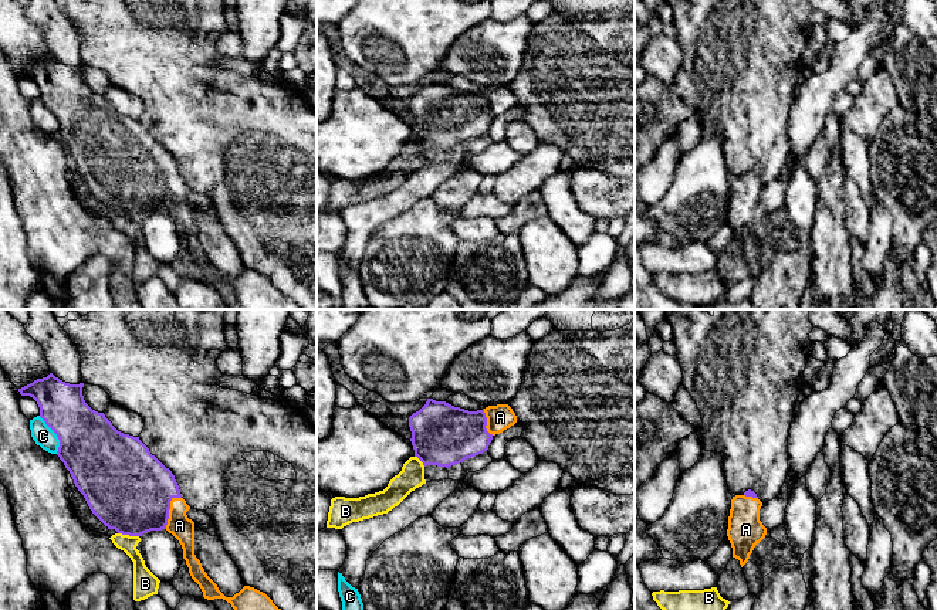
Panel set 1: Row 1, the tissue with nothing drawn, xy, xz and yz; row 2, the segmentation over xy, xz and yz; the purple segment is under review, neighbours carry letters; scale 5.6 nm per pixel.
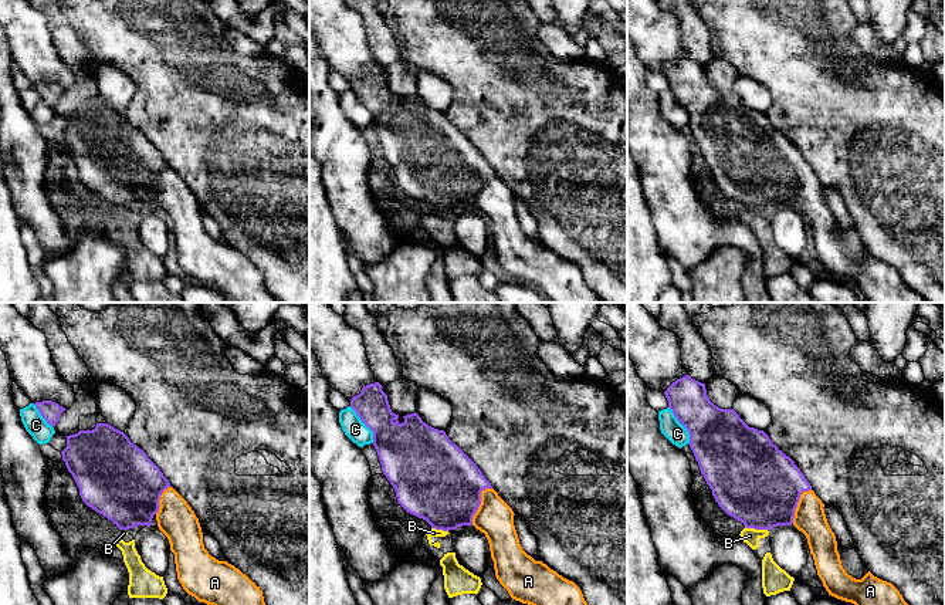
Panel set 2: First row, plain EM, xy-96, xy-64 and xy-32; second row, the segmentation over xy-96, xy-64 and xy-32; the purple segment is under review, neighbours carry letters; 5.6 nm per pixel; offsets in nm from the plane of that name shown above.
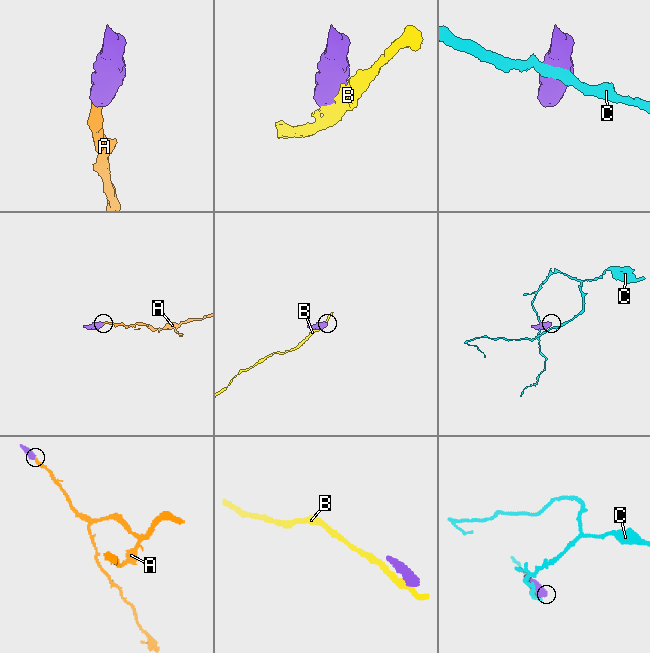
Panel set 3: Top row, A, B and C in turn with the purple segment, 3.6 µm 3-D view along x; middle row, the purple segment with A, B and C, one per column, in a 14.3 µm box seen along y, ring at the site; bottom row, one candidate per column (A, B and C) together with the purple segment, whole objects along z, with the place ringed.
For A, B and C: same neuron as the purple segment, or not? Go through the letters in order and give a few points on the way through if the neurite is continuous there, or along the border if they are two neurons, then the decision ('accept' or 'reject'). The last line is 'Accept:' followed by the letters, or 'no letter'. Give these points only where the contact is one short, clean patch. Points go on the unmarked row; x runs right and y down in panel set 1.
A: way xy (129, 172), (141, 180), (169, 190), (179, 207); accept
B: reject
C: reject
Accept: A

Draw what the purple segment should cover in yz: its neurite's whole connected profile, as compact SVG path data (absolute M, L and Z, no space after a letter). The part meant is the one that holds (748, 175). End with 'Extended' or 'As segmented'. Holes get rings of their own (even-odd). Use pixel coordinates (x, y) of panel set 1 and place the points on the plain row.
M751 172L731 182L727 218L733 240L740 243L741 250L748 244L755 227L767 217L767 210L760 203L761 189L762 184Z. Extended

